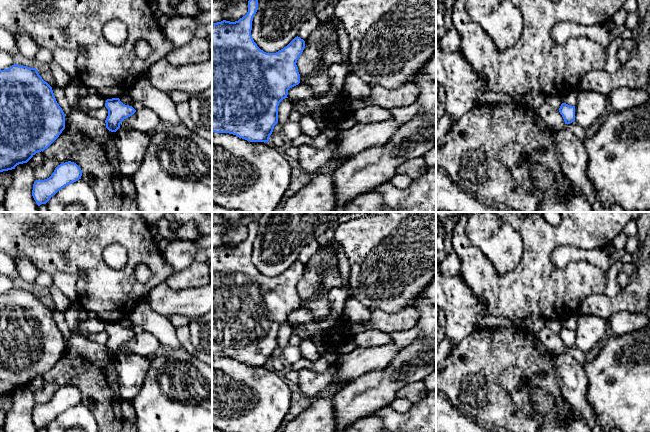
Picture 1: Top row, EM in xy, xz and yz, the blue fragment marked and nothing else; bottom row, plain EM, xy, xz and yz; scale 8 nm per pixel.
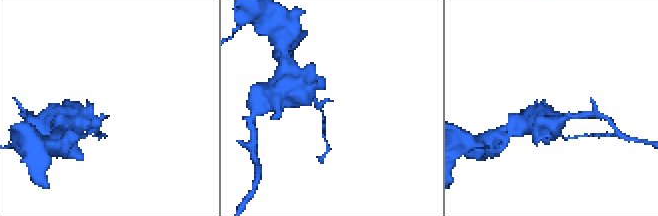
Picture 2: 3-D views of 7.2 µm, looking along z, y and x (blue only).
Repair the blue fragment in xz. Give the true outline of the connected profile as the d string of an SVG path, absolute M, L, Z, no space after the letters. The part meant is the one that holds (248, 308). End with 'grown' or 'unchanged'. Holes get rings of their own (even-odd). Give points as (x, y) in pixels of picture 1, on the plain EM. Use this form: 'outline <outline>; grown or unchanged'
outline M255 220L248 225L247 238L238 245L212 247L212 356L229 357L250 366L265 367L278 347L279 327L288 322L290 312L300 307L296 287L305 272L305 265L297 260L276 277L264 276L251 259L252 245L257 234L258 220Z; unchanged

